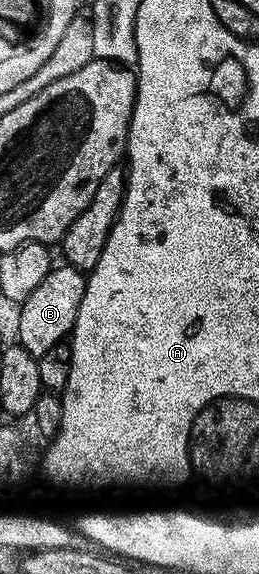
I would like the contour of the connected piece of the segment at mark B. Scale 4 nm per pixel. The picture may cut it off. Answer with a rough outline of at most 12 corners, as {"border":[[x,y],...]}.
{"border":[[52,267],[18,309],[36,358],[70,337],[87,276]]}

